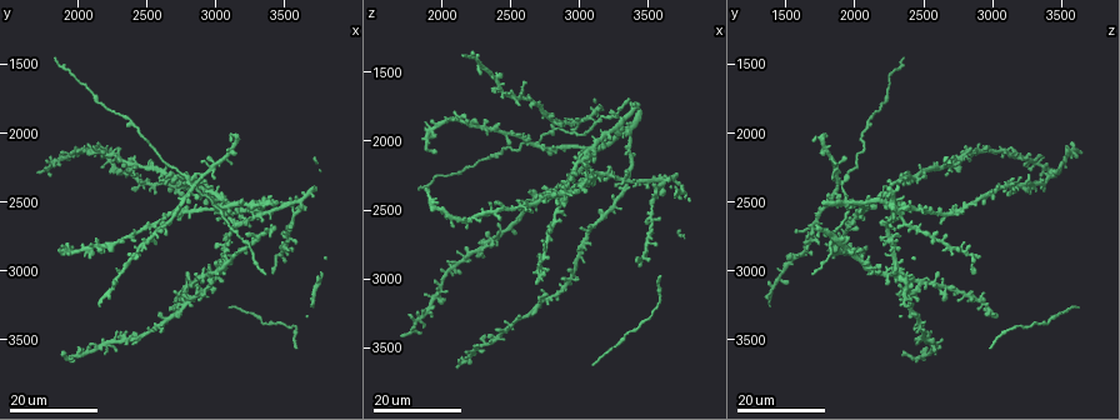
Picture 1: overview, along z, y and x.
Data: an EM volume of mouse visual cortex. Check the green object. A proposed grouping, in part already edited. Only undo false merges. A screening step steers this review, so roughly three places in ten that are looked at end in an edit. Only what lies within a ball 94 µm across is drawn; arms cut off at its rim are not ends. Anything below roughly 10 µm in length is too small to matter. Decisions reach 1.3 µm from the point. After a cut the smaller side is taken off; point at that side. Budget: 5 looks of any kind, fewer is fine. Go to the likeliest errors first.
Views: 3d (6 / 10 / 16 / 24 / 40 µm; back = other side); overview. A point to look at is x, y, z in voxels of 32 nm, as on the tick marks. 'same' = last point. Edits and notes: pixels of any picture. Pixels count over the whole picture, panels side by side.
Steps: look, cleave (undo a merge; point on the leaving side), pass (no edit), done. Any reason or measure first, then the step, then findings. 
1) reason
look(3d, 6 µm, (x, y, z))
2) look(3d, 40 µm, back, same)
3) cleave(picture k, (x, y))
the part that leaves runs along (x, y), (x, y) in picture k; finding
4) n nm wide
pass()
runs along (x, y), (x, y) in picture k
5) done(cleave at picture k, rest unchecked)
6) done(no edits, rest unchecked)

sharp bend
look(3d, 16 µm, (3600, 2480, 2280))

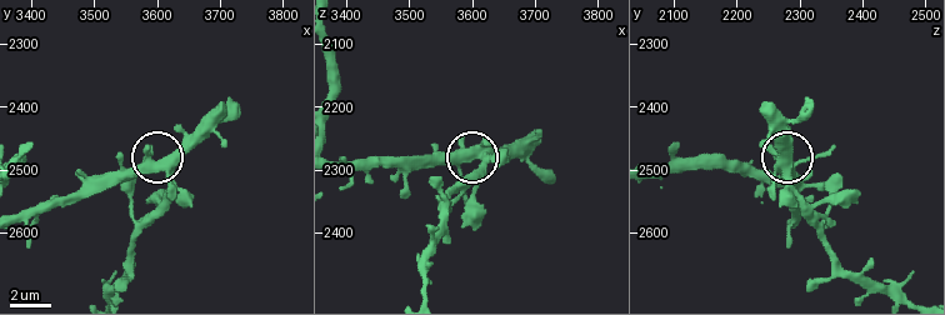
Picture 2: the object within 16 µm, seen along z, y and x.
look(3d, 10 µm, (3605, 2495, 2280))

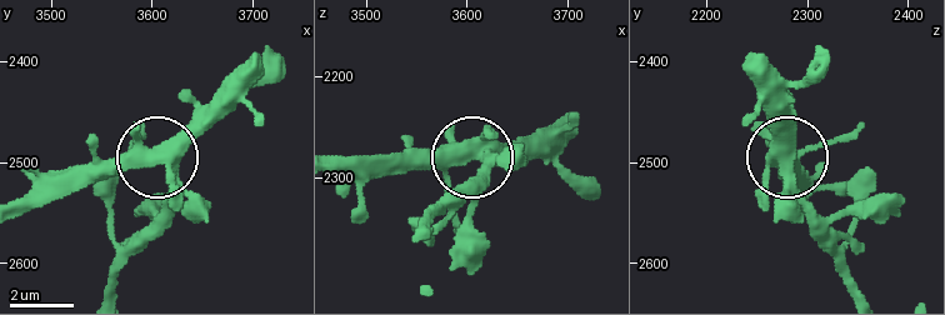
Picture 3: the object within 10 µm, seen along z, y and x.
5 arms
pass()
all the same neuron

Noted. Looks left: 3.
arms part here
look(3d, 16 µm, (2800, 2360, 1900))

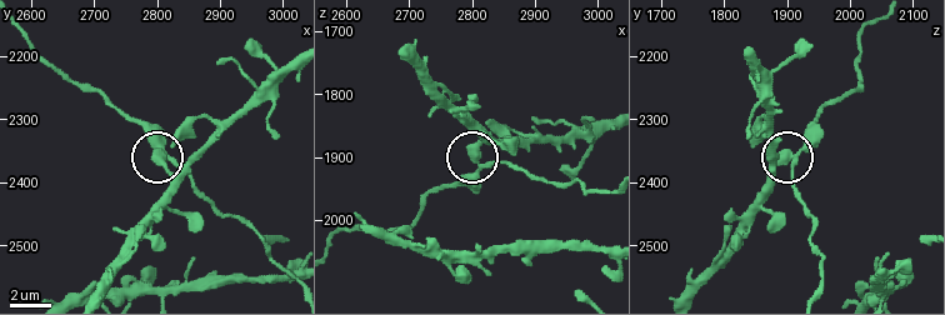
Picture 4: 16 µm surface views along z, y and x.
closer look
look(3d, 6 µm, (2805, 2355, 1910))

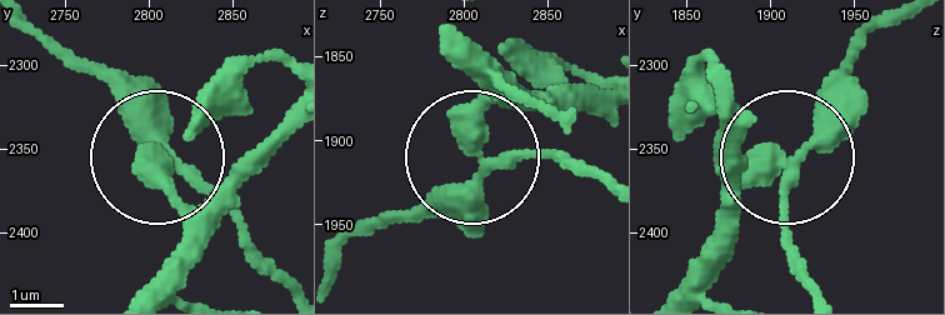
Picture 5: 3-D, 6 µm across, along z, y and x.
3 arms
pass()
runs along (820, 290), (780, 223), (780, 164), (704, 245) in picture 5; all the same neuron

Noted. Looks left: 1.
done(no edits, rest unchecked)

